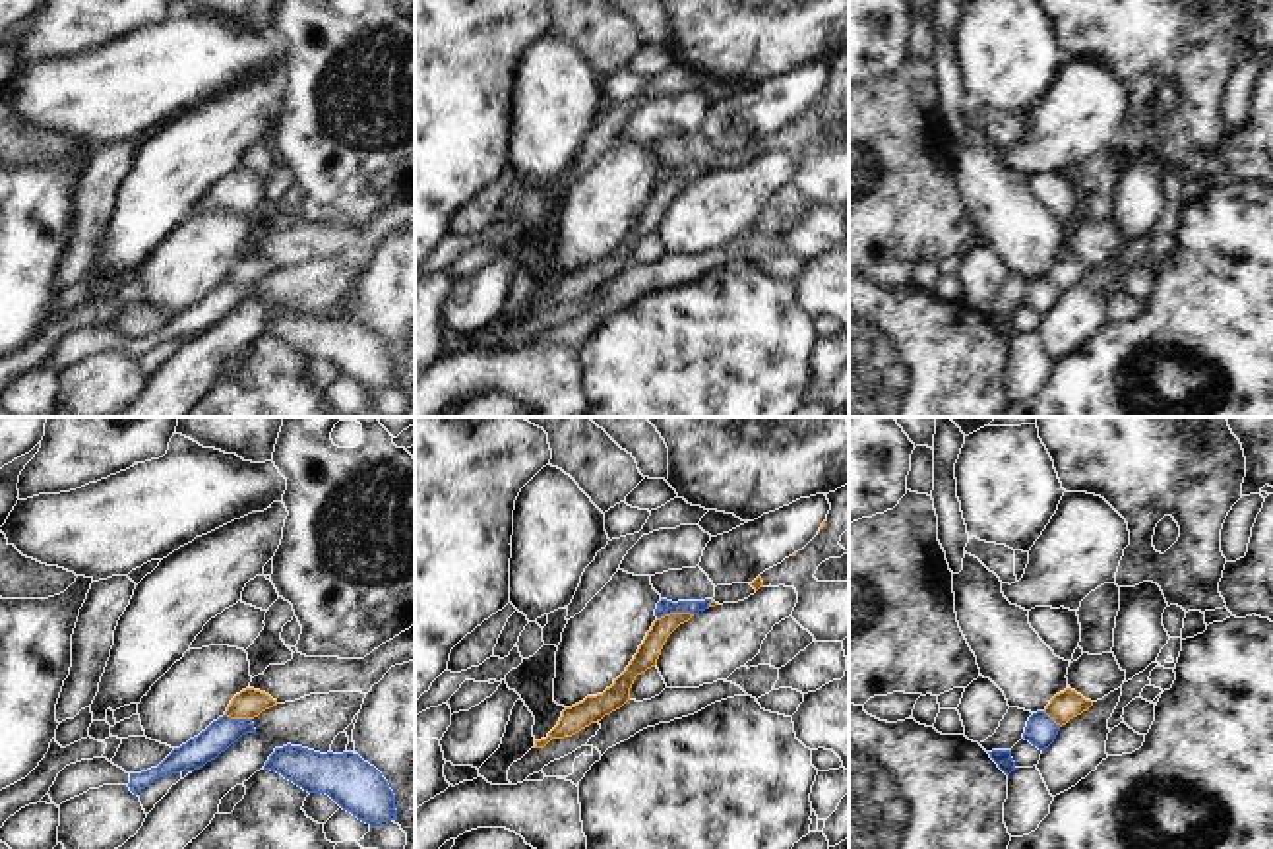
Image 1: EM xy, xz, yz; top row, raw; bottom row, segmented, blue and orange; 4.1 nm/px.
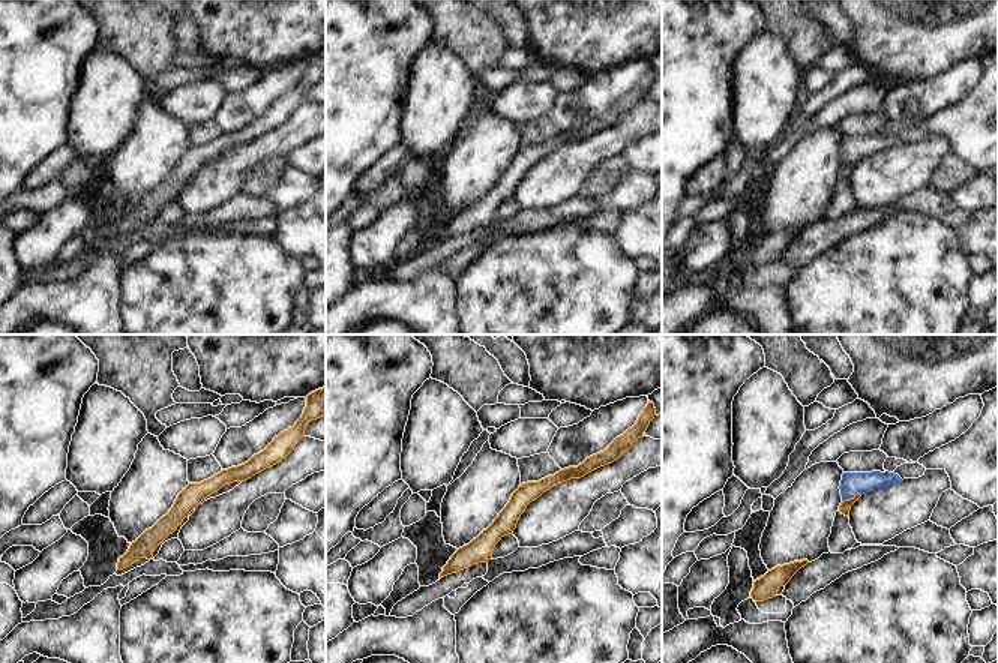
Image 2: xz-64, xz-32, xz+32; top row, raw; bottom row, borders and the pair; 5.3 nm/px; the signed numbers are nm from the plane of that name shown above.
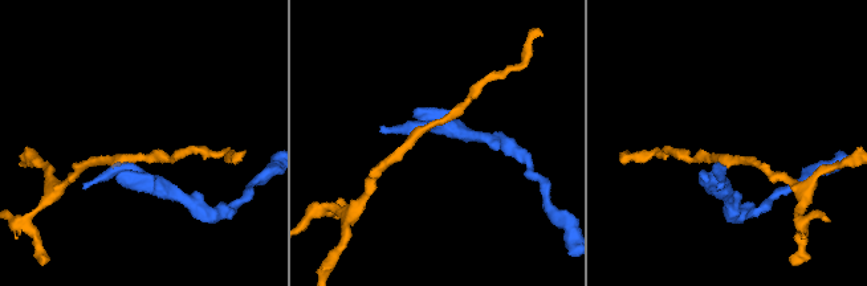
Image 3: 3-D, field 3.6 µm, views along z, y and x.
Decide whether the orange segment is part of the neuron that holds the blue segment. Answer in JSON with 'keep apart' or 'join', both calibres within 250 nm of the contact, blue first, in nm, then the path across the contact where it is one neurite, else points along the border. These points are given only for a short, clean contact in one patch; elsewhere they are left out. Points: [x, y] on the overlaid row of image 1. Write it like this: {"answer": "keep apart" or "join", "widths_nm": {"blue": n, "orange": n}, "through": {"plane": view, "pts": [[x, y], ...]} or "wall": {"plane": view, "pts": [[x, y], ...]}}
{"answer": "keep apart", "widths_nm": {"blue": 60, "orange": 90}, "wall": {"plane": "xz", "pts": [[692, 613], [665, 613], [657, 619]]}}

